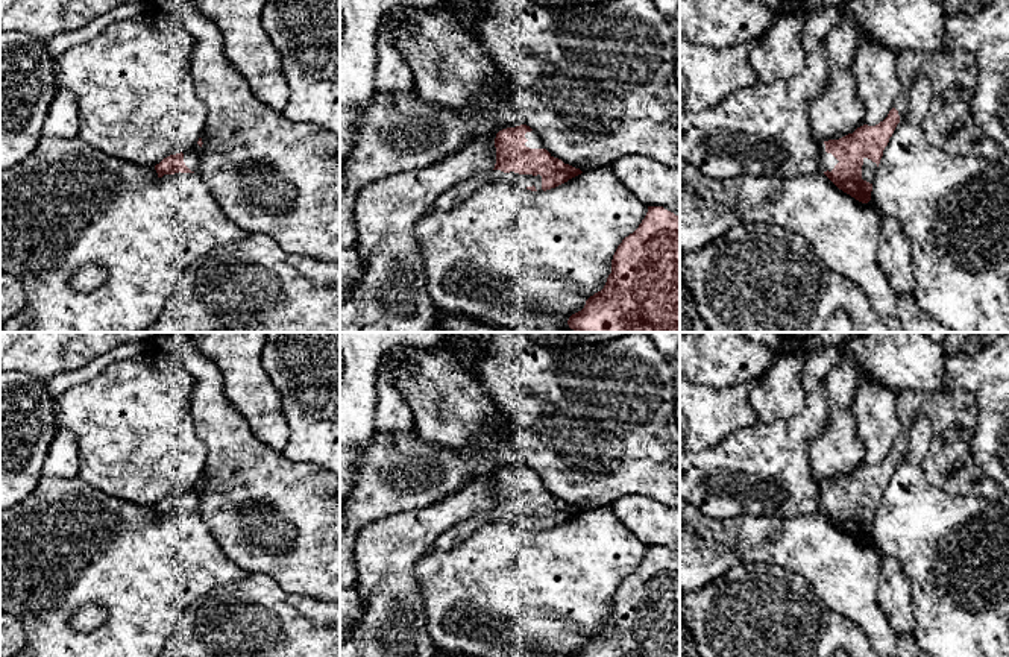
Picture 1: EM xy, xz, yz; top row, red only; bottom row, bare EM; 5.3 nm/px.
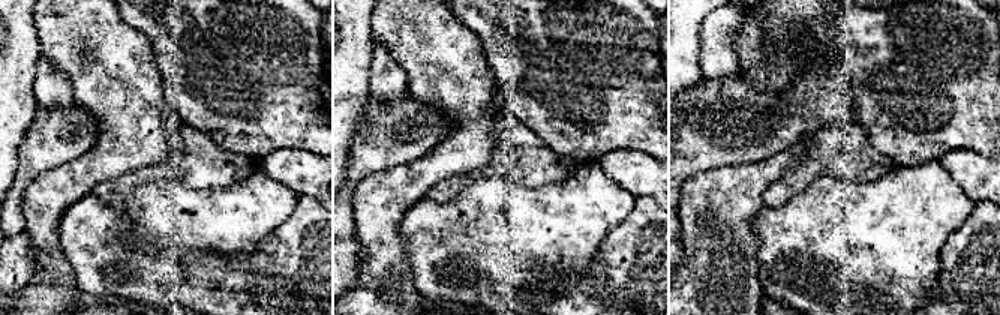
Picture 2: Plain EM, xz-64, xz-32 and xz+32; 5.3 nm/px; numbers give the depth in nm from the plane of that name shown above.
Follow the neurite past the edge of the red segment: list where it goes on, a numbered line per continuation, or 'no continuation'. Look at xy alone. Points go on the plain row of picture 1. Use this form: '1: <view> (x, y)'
1: xy (190, 496)

